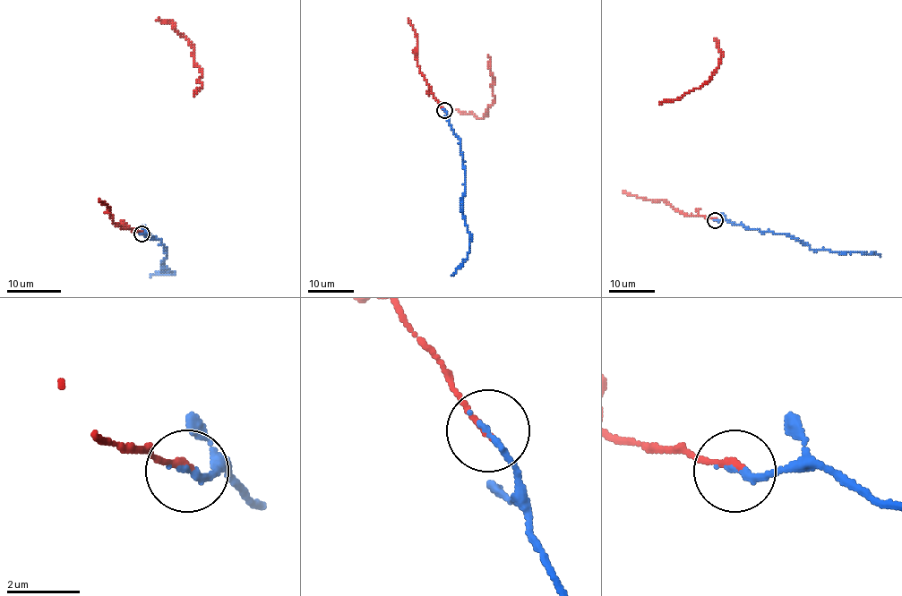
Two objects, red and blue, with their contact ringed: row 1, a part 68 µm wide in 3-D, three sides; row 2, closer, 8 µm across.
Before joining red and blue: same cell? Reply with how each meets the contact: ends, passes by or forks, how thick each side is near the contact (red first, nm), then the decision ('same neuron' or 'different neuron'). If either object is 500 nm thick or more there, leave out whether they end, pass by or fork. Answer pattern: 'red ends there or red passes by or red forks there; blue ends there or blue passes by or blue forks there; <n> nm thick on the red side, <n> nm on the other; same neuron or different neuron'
red ends there; blue ends there; 190 nm thick on the red side, 180 nm on the other; same neuron

